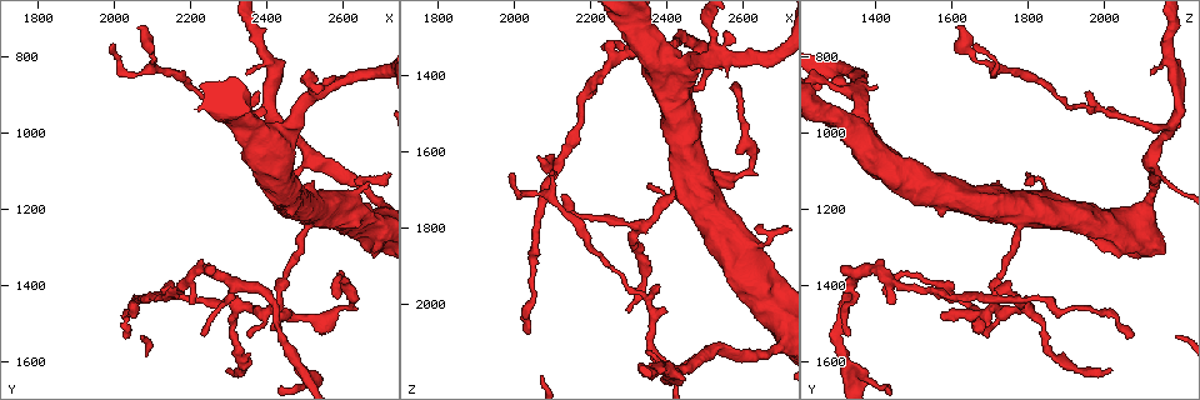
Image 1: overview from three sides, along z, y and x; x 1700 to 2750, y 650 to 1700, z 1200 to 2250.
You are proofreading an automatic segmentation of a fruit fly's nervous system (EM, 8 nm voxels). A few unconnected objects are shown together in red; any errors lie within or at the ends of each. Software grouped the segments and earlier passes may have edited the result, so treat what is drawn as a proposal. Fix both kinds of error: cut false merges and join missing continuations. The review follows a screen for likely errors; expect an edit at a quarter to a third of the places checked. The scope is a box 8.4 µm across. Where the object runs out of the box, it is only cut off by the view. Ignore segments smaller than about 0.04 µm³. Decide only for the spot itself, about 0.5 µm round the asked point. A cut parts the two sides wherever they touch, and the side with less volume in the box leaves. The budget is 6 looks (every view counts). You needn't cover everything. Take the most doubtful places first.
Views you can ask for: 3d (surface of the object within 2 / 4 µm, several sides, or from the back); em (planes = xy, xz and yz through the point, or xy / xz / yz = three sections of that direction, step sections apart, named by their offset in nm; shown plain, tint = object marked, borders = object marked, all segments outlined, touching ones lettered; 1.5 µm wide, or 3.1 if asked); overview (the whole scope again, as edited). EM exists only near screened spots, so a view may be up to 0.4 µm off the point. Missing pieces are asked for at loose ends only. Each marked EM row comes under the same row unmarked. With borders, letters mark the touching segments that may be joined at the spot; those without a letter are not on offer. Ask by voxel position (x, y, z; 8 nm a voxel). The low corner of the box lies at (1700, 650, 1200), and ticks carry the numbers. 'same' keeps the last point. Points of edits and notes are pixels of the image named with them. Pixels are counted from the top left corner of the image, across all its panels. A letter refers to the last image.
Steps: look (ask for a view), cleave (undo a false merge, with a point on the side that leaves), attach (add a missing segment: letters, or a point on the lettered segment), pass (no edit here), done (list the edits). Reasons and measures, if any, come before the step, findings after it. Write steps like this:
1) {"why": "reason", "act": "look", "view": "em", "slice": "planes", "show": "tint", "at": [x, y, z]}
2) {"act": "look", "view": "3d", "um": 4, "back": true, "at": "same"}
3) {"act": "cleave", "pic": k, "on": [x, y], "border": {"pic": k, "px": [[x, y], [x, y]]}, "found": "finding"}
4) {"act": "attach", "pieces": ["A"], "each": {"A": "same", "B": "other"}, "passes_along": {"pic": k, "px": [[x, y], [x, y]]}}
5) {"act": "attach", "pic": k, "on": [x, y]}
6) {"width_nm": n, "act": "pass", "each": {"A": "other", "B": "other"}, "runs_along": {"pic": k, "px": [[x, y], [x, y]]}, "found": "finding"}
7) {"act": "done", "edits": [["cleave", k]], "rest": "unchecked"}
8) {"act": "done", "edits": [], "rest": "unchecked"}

{"why": "branch stops here", "act": "look", "view": "em", "slice": "planes", "show": "borders", "at": [2235, 1530, 1325]}

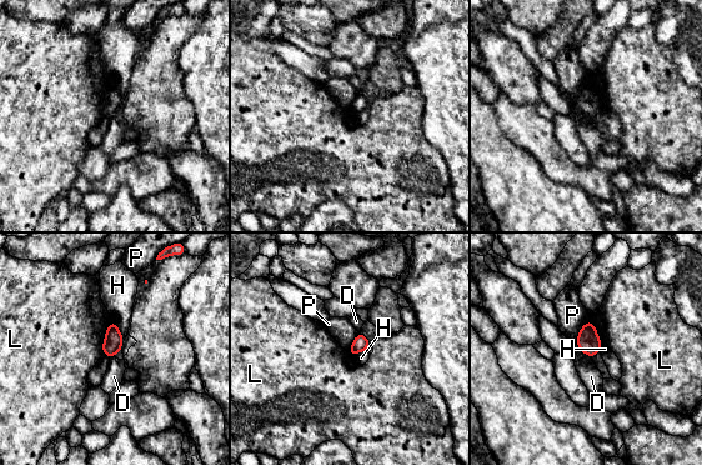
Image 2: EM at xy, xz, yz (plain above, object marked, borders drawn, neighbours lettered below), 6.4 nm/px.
{"width_nm": 120, "act": "pass", "each": {"D": "other", "H": "other", "L": "other", "P": "other"}, "found": "no lettered segment goes on from it"}

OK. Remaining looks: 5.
{"why": "narrows sharply", "act": "look", "view": "3d", "um": 4, "at": [2440, 1445, 1715]}

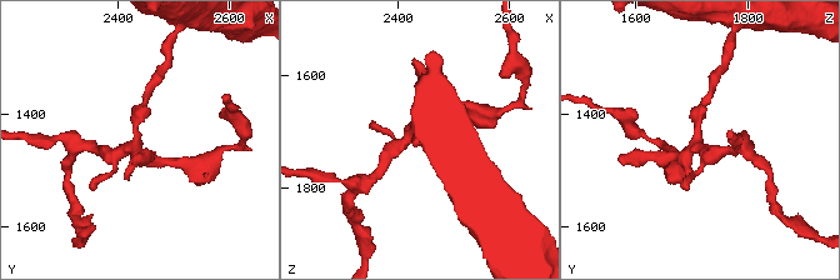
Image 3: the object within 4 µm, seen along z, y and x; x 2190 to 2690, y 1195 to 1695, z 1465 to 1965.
{"act": "look", "view": "em", "slice": "planes", "show": "borders", "at": [2435, 1450, 1710]}

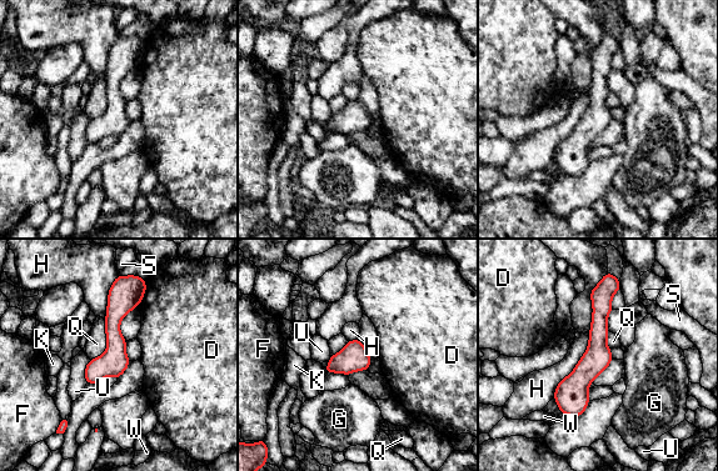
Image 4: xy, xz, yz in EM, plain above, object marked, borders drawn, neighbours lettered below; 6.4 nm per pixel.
{"act": "pass", "each": {"D": "other", "F": "other", "G": "other", "H": "other", "K": "other", "Q": "other", "S": "other", "U": "other", "W": "other"}, "runs_along": {"pic": 4, "px": [[603, 284], [598, 356], [567, 411]]}, "found": "one neuron here"}

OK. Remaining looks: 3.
{"why": "narrows sharply", "act": "look", "view": "em", "slice": "planes", "show": "borders", "at": [2665, 1155, 2130]}

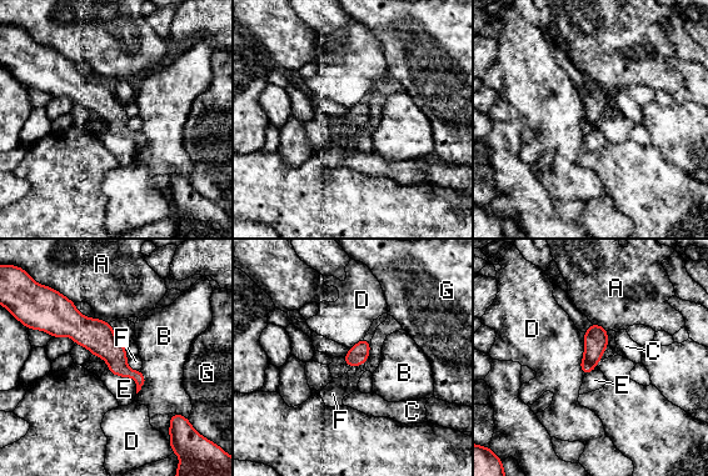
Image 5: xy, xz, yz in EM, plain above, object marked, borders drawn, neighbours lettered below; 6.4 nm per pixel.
{"longest_contact_nm": ["D", 280], "act": "pass", "each": {"A": "other", "B": "other", "C": "other", "D": "other", "E": "other", "F": "other", "G": "other"}, "runs_along": {"pic": 5, "px": [[49, 320], [86, 331], [140, 382]]}, "found": "one neuron here"}

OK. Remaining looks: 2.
{"act": "done", "edits": [], "rest": "unchecked"}

